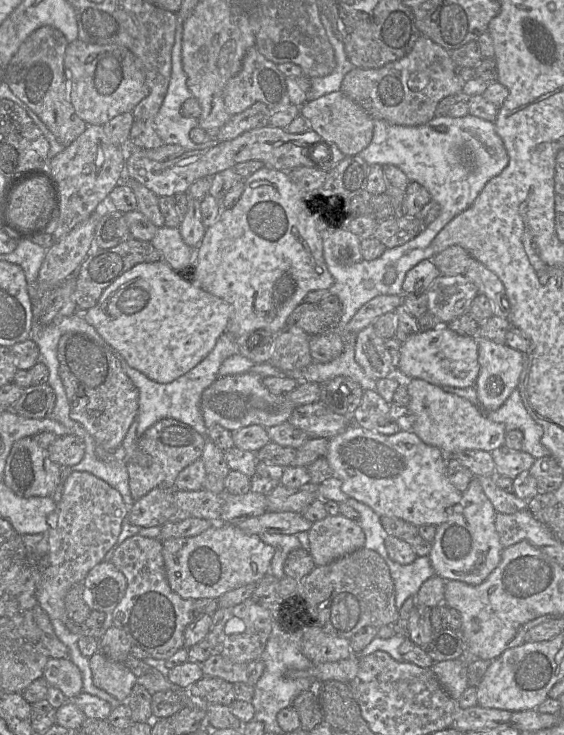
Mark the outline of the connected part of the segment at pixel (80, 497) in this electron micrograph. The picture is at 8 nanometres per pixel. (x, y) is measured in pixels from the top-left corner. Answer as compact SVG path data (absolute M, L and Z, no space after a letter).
M81 471L73 472L66 480L64 491L56 510L49 516L49 551L37 563L40 586L47 592L49 603L67 629L80 636L93 636L100 641L99 630L89 630L72 621L65 607L65 596L76 584L84 583L88 572L104 561L107 552L115 545L122 531L122 523L128 509L122 495L104 480Z

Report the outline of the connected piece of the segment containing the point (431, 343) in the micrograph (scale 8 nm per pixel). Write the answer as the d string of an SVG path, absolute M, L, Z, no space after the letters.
M445 325L418 332L403 342L397 368L404 380L418 378L437 386L456 388L475 385L479 370L478 337L460 335Z

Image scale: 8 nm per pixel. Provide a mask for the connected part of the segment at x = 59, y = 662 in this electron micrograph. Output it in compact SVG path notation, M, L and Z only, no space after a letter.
M50 658L42 678L49 686L58 688L66 699L83 692L81 671L70 659Z

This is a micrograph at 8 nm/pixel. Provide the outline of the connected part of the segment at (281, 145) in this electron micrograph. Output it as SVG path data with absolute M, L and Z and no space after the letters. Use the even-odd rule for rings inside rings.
M268 125L246 131L234 139L218 142L206 149L185 151L182 155L167 161L154 161L130 152L126 156L125 174L150 189L158 197L173 196L178 193L186 193L199 178L214 176L223 170L234 168L237 164L250 160L261 161L264 167L287 173L301 166L317 167L327 172L345 157L335 144L325 141L313 130L291 134L283 128ZM316 143L328 146L328 153L331 155L329 163L318 162L316 164L310 157L312 146Z

